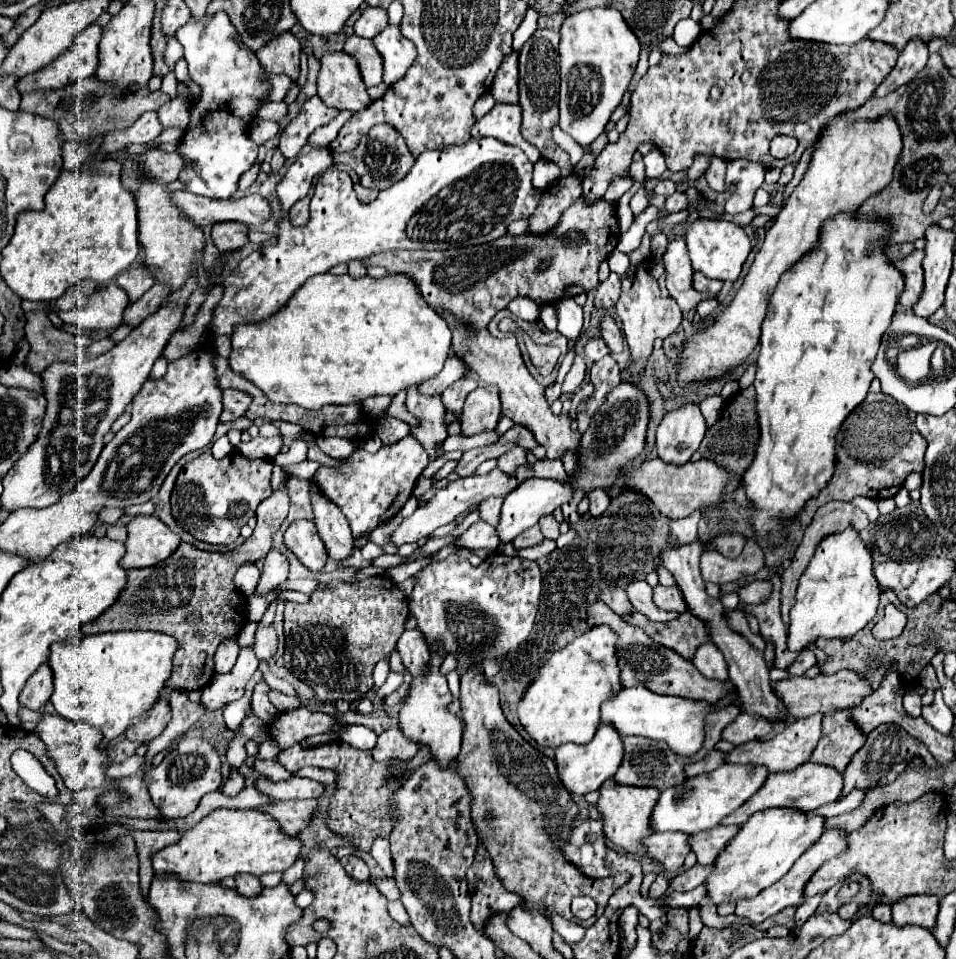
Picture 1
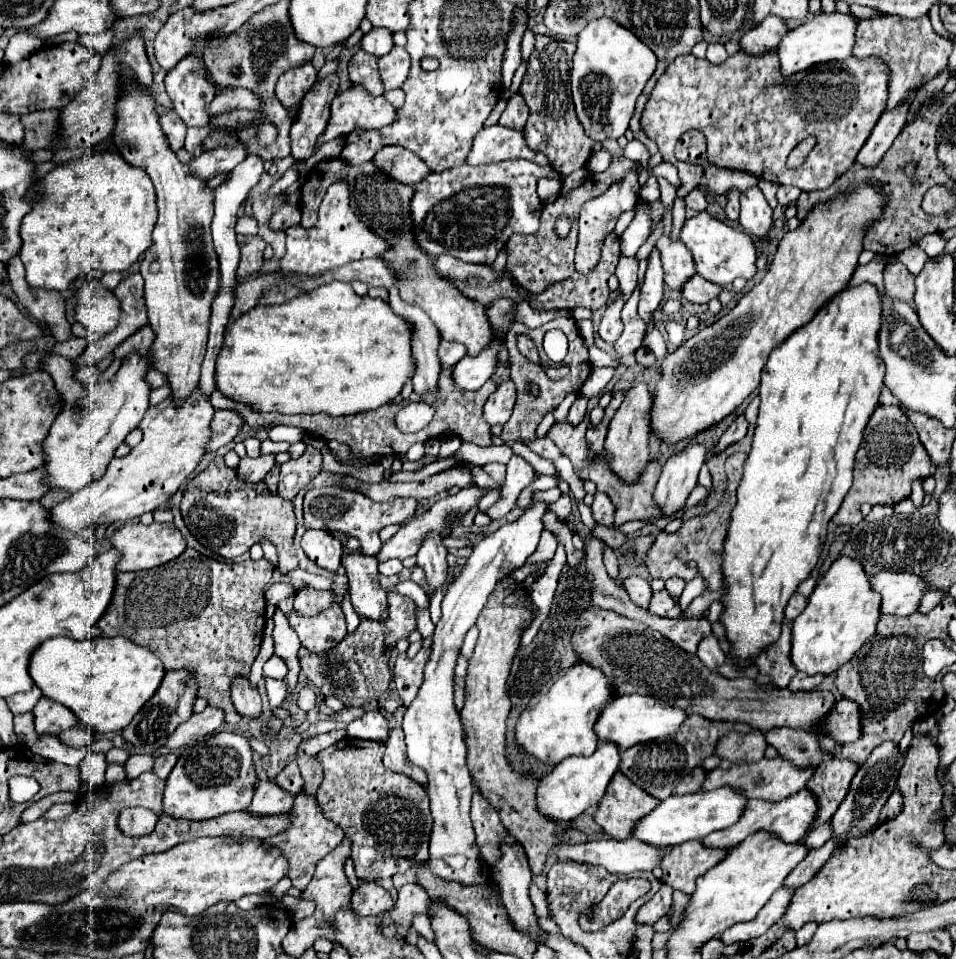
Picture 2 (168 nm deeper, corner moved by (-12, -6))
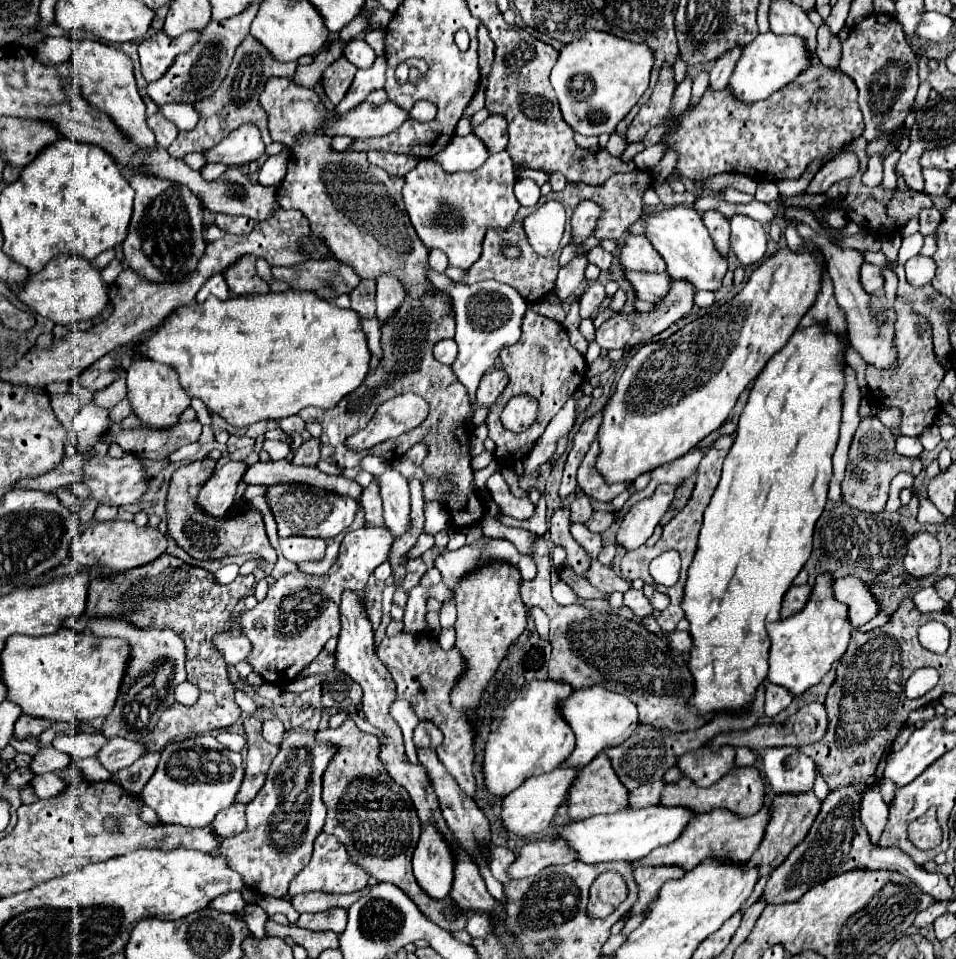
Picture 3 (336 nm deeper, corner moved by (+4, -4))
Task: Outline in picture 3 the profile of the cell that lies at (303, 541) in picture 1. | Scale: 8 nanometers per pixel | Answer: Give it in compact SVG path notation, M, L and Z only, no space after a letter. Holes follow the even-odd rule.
M284 537L280 539L282 555L294 563L322 561L326 553L326 541L314 537Z

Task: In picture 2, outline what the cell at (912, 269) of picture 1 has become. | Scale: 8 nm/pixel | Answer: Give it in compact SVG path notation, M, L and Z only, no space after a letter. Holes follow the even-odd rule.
M898 261L886 265L886 269L884 269L884 285L888 289L888 295L896 297L900 301L912 303L914 279L916 277L912 273L908 273L908 269Z

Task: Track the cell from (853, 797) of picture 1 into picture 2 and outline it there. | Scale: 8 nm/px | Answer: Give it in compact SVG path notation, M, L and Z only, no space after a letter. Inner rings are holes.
M824 823L824 825L820 825L818 829L814 829L812 833L808 833L808 837L806 837L806 843L804 843L804 845L808 845L808 849L812 851L812 849L818 849L820 845L824 845L830 837L832 837L830 823Z

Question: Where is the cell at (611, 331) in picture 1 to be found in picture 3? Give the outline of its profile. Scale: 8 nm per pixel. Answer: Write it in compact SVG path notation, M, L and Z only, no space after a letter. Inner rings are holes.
M592 283L592 285L584 291L584 295L580 297L580 317L582 317L582 319L590 319L590 317L598 311L598 307L602 305L604 297L606 297L604 285L602 285L602 283Z

